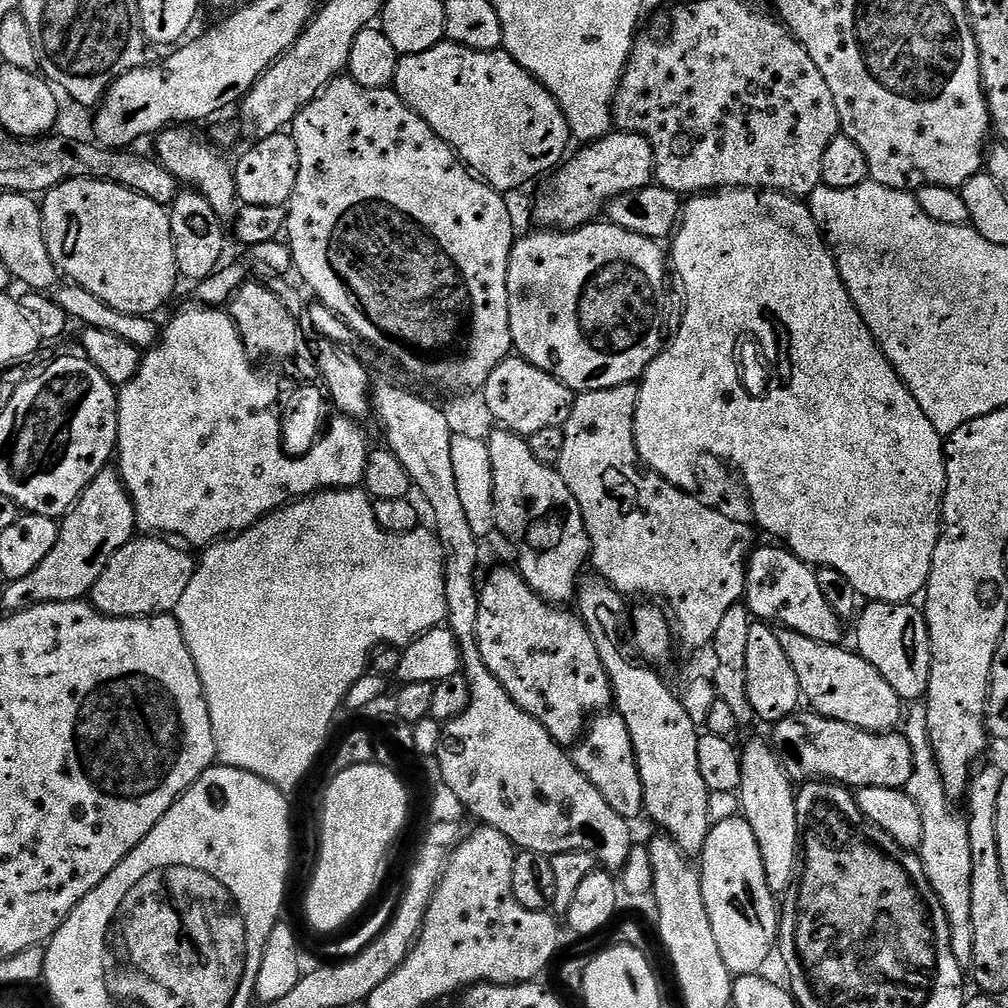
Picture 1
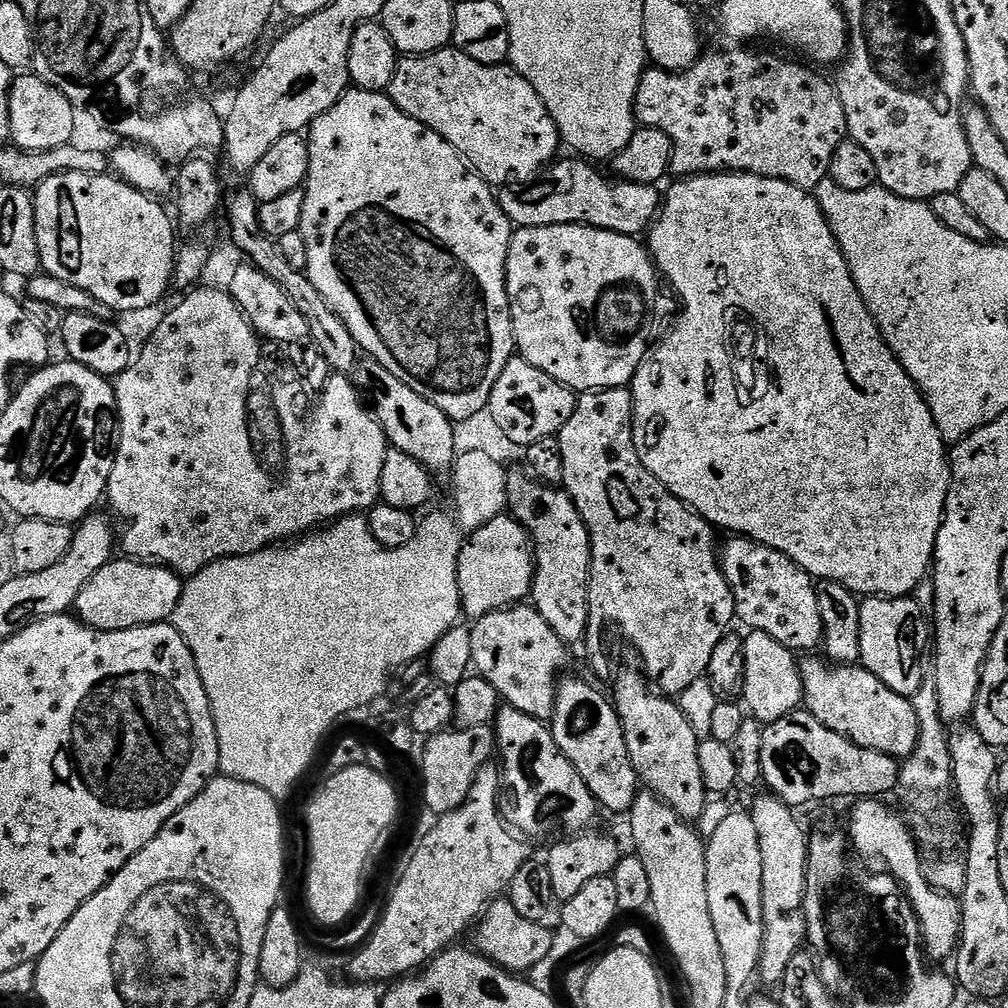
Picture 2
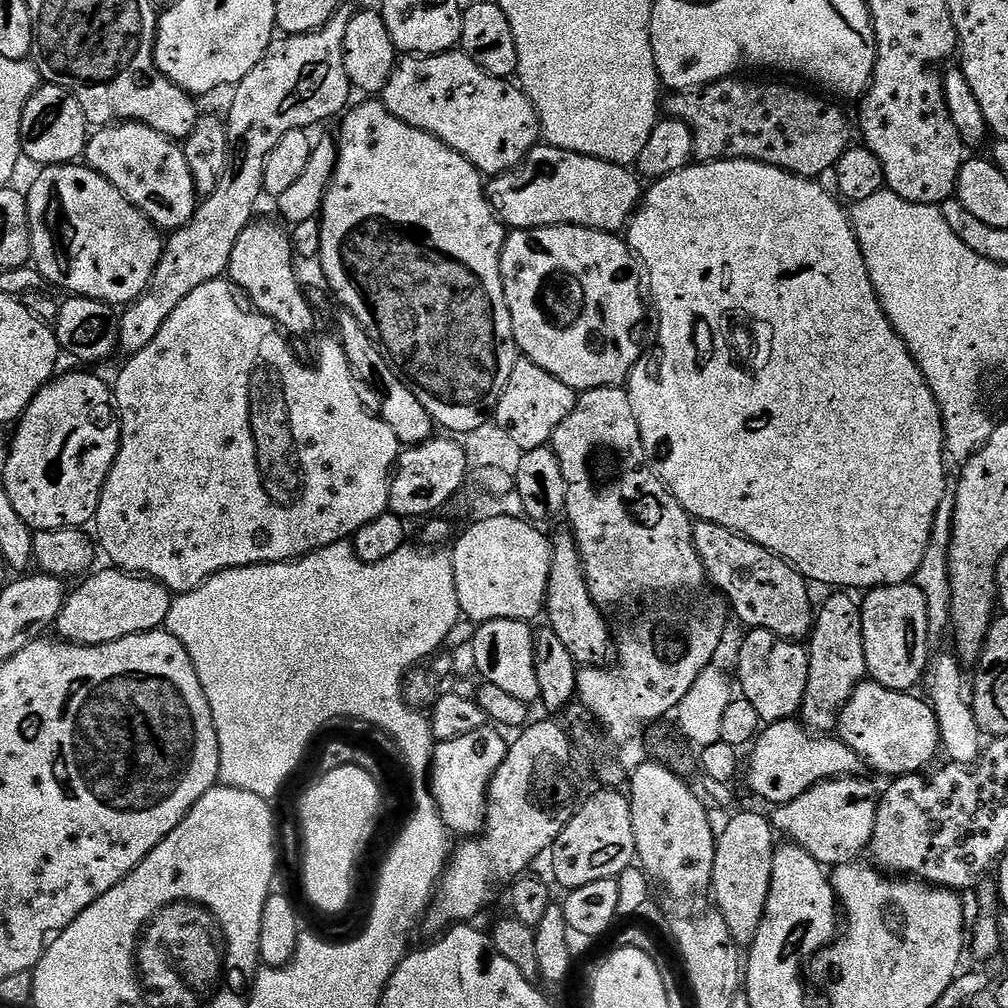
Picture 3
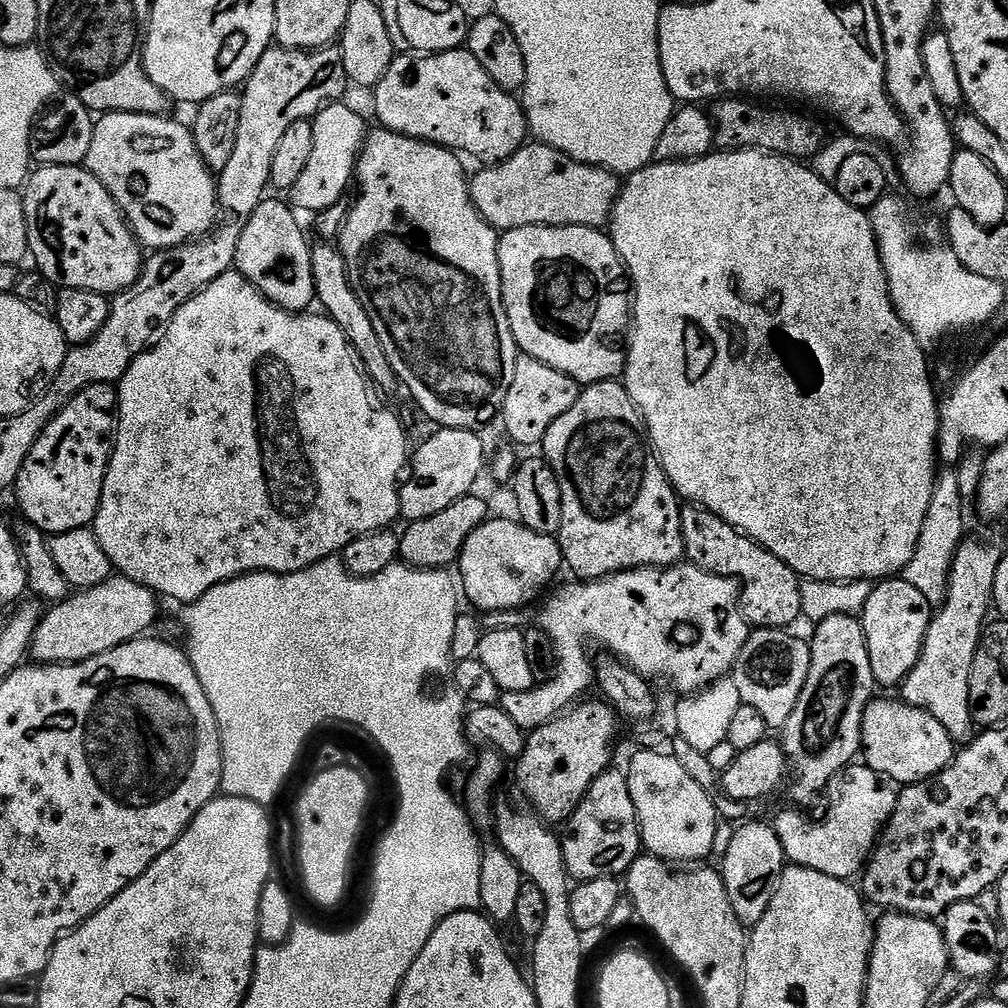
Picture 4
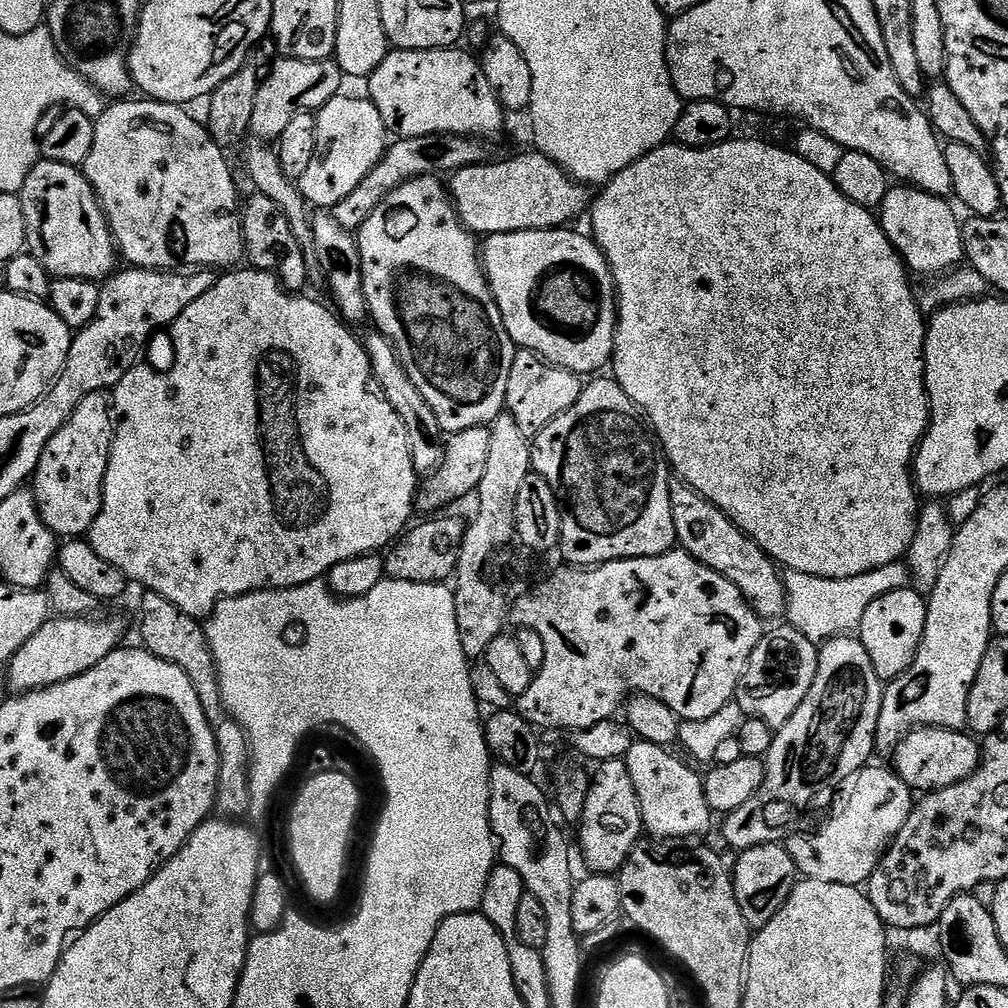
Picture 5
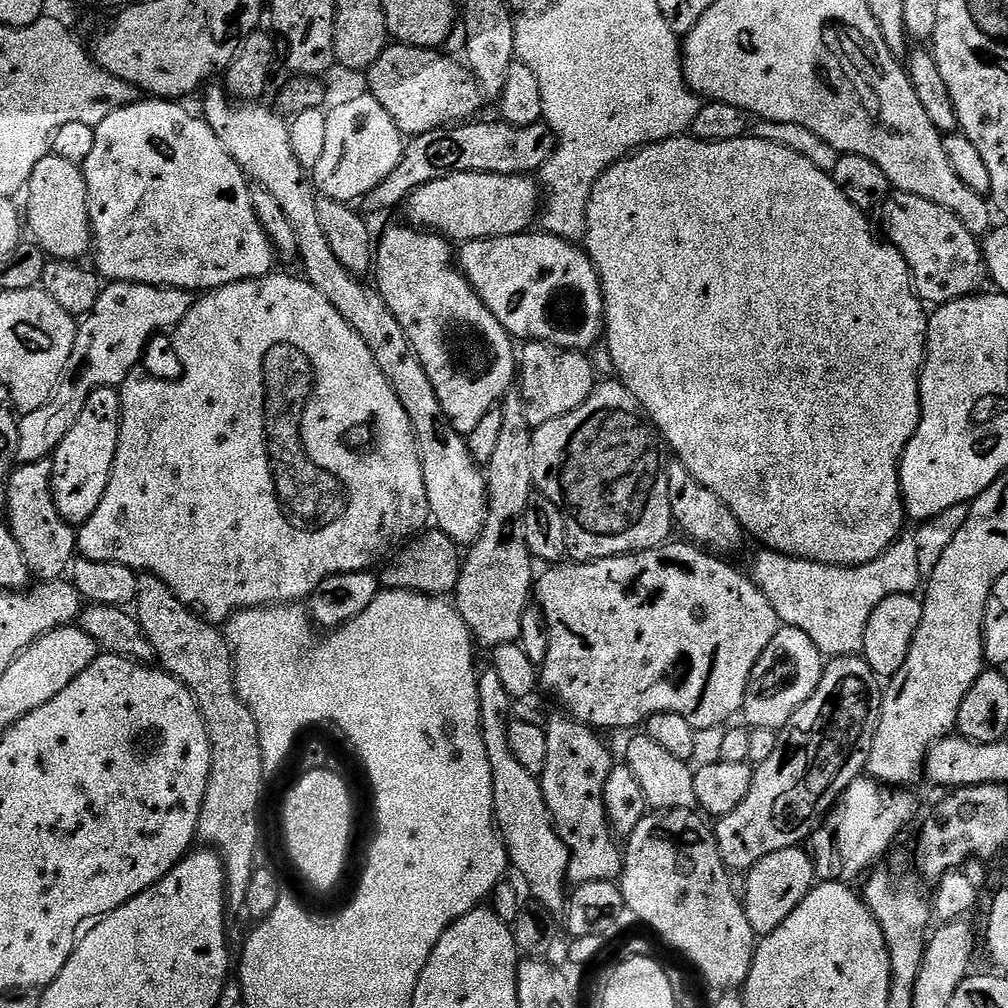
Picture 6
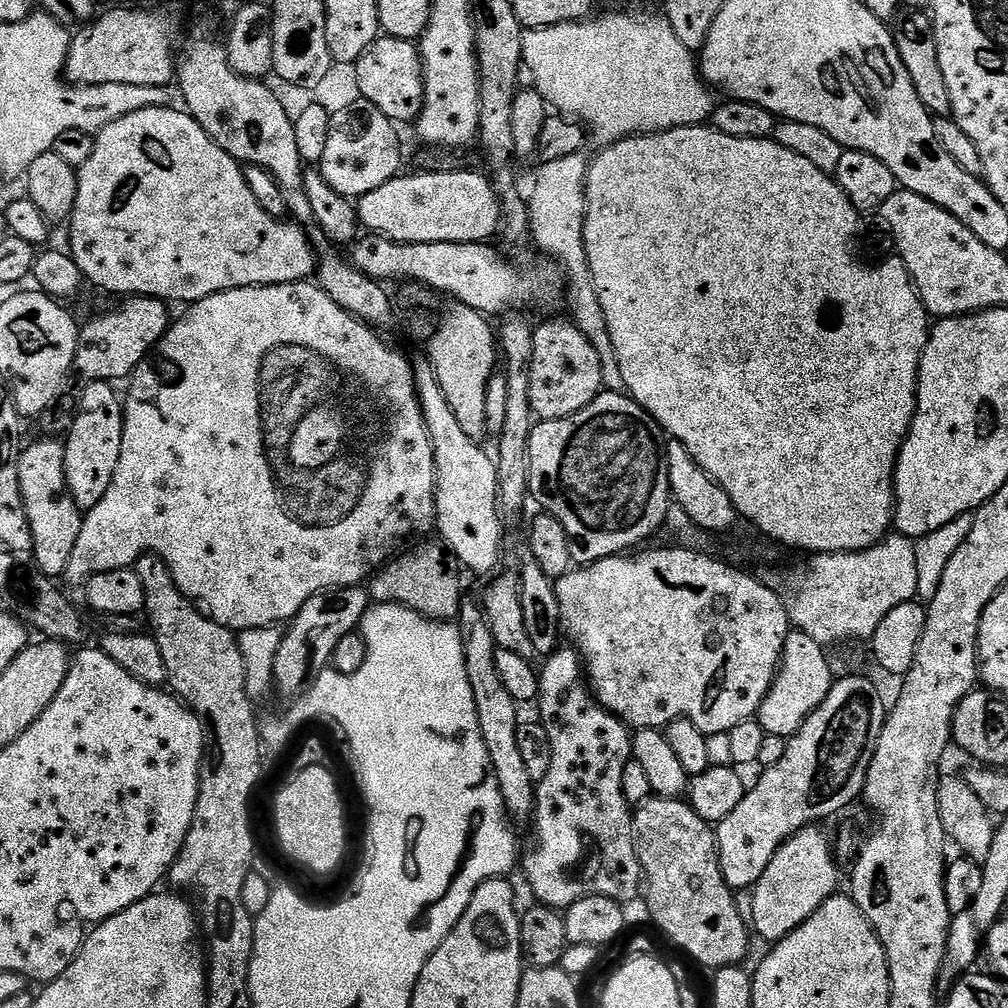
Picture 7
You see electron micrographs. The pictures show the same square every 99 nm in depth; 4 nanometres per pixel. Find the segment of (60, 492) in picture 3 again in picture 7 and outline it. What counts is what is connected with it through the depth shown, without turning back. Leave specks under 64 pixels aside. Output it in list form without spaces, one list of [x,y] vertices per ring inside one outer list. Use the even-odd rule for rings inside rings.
[[[93,380],[83,385],[80,408],[75,409],[63,441],[66,454],[66,480],[74,502],[81,510],[98,506],[114,478],[118,458],[122,454],[124,405],[122,396],[106,380]]]

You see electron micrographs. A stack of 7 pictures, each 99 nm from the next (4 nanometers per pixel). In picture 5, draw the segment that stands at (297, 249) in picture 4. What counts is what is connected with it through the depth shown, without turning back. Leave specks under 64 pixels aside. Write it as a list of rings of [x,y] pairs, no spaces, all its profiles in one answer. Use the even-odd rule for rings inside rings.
[[[259,194],[247,197],[242,208],[242,223],[244,225],[244,250],[246,260],[257,272],[271,272],[285,288],[300,290],[304,283],[310,280],[304,252],[294,238],[294,230],[290,230],[290,222],[286,214],[270,198]]]

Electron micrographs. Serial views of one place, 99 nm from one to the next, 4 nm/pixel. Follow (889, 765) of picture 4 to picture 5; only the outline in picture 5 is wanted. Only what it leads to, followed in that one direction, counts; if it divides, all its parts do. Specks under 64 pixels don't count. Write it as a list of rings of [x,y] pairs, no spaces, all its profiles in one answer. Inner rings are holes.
[[[919,726],[903,733],[894,753],[896,759],[894,771],[916,794],[937,792],[946,786],[954,786],[962,782],[967,776],[976,772],[982,755],[981,745],[971,735],[968,735],[969,737],[964,735],[968,734],[951,728]]]

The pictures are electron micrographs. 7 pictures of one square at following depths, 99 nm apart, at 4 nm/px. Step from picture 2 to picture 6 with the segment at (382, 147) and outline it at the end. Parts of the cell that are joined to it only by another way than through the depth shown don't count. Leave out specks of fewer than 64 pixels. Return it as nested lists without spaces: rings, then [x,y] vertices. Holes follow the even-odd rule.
[[[412,226],[407,227],[388,228],[385,230],[384,237],[381,240],[379,237],[374,248],[374,273],[376,272],[374,287],[379,290],[382,298],[386,300],[386,306],[390,306],[390,314],[394,314],[394,318],[398,318],[398,326],[402,326],[414,354],[418,354],[418,362],[422,362],[422,370],[426,370],[426,378],[430,378],[430,386],[434,386],[434,394],[438,394],[438,402],[449,420],[451,420],[454,430],[461,434],[467,434],[476,429],[478,422],[482,422],[485,414],[490,409],[497,407],[503,401],[504,395],[513,387],[518,376],[518,352],[515,347],[512,349],[512,344],[514,345],[513,337],[509,336],[508,331],[502,326],[502,322],[498,322],[498,318],[494,318],[494,314],[490,314],[486,302],[482,302],[480,295],[472,289],[472,284],[464,277],[459,267],[453,263],[453,245],[435,231],[417,230]]]

